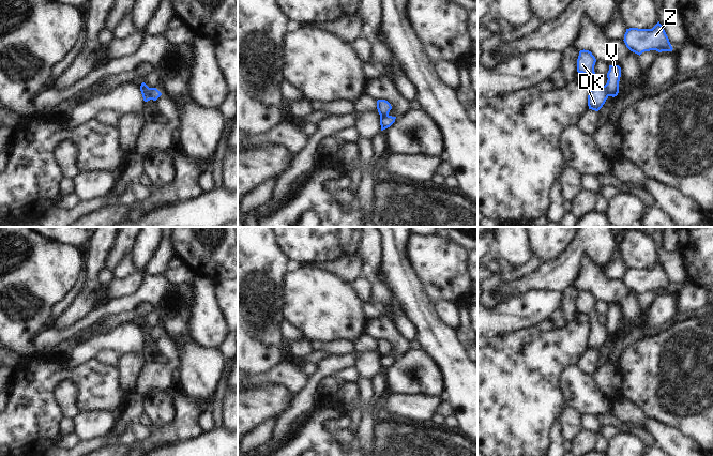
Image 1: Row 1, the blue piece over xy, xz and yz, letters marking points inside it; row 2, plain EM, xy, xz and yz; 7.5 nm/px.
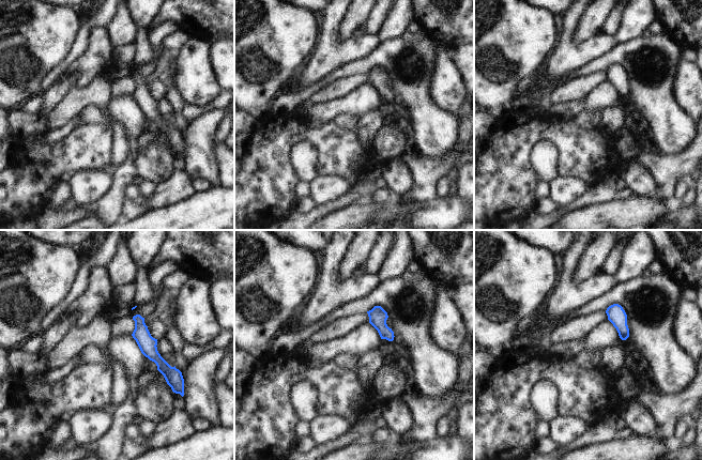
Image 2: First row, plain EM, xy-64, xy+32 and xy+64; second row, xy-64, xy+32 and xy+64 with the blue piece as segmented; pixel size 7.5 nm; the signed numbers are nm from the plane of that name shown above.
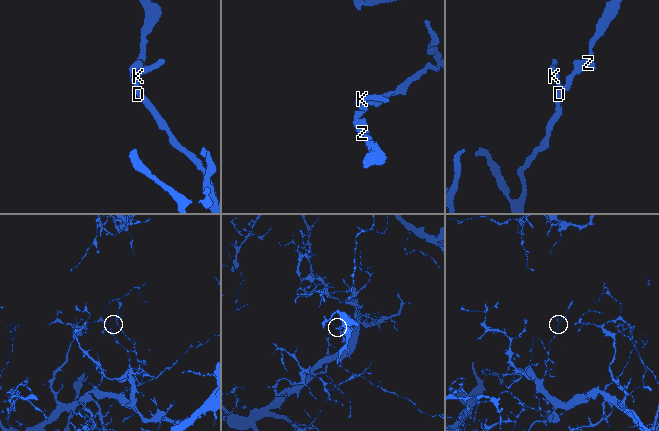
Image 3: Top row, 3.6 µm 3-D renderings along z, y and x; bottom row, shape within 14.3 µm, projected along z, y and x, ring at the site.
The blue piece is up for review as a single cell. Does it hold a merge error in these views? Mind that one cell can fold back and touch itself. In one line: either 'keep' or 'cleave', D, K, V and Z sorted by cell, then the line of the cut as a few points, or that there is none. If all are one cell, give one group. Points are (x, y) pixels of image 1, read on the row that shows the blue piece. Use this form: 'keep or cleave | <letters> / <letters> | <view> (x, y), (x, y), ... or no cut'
cleave | D K / V Z | xy (141, 85), (148, 89), (152, 99)

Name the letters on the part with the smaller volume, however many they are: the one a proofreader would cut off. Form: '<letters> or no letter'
V, Z

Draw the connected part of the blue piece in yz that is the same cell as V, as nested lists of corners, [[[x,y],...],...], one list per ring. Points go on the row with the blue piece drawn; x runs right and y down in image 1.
[[[609,65],[607,73],[607,83],[605,85],[608,96],[617,96],[619,93],[619,81],[621,77],[621,67],[619,65]]]

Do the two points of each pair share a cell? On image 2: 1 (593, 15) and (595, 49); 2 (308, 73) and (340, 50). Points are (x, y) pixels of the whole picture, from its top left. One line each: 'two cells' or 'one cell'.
1: two cells
2: one cell

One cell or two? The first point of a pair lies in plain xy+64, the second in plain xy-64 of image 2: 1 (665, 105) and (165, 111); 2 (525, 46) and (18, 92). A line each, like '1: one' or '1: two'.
1: two
2: one

